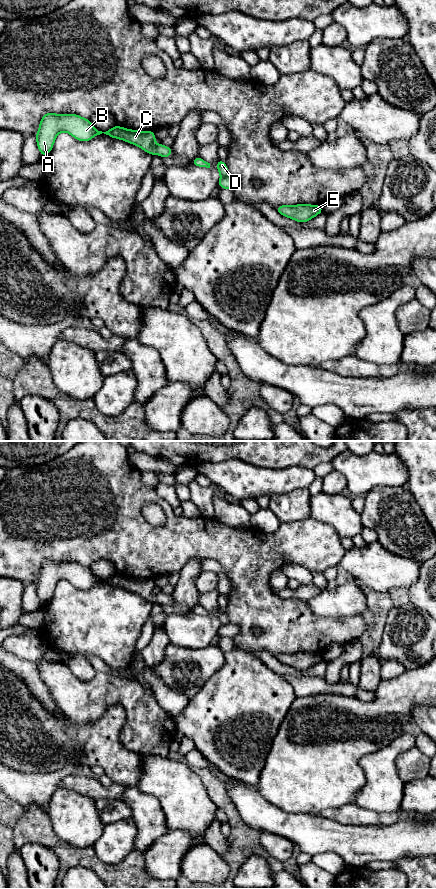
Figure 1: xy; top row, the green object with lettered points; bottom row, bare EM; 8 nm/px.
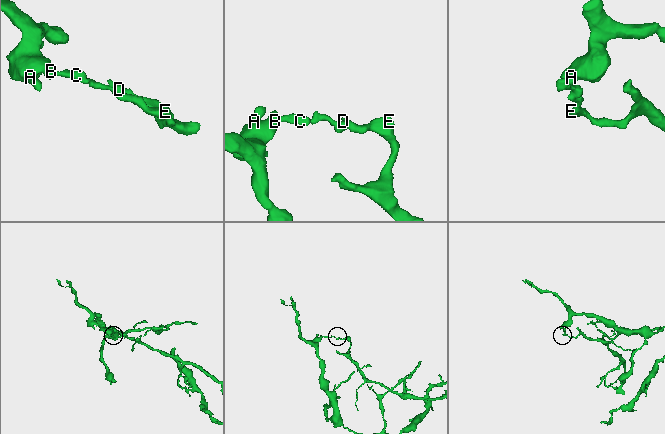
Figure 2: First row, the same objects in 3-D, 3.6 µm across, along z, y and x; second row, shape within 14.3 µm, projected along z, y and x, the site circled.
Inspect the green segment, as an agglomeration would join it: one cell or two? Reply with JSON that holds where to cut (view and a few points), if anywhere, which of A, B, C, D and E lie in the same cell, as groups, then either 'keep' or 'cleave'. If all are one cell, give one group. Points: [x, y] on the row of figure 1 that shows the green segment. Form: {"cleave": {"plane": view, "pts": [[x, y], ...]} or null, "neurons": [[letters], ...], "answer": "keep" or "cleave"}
{"cleave": {"plane": "xy", "pts": [[228, 174], [221, 177]]}, "neurons": [["A", "B", "C", "D"], ["E"]], "answer": "cleave"}

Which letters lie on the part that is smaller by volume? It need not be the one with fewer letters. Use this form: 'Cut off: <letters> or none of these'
Cut off: E

